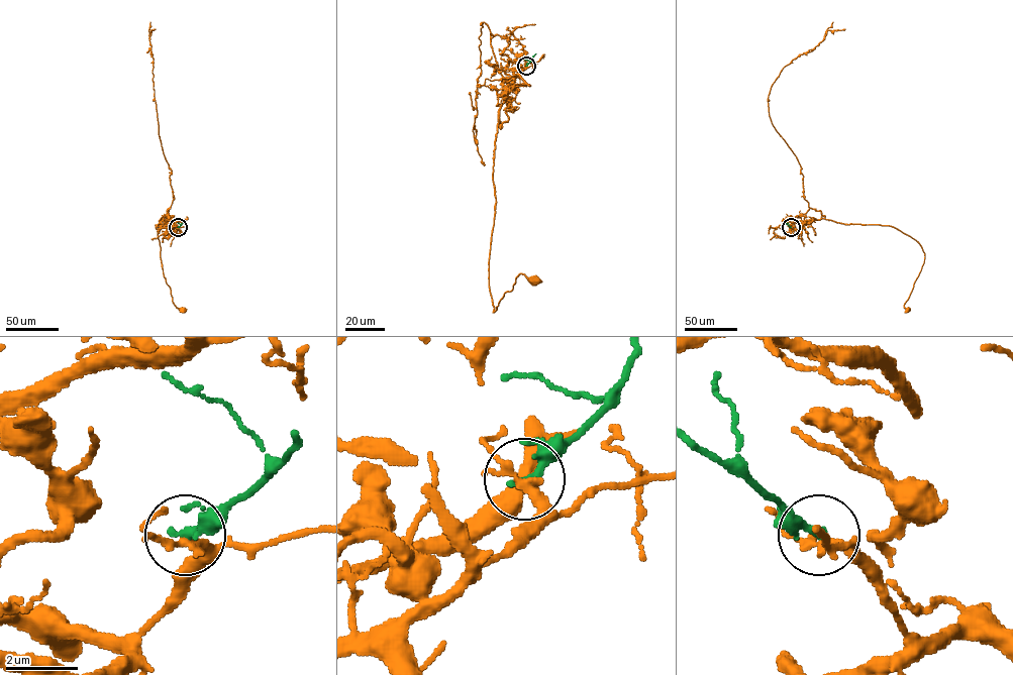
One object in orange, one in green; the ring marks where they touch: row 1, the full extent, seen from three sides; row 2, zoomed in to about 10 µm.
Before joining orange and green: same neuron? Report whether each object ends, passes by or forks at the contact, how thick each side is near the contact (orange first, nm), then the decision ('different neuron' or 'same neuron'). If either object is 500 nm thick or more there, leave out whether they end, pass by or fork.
orange forks; green ends; calibres 200 and 280 nm; different neuron

